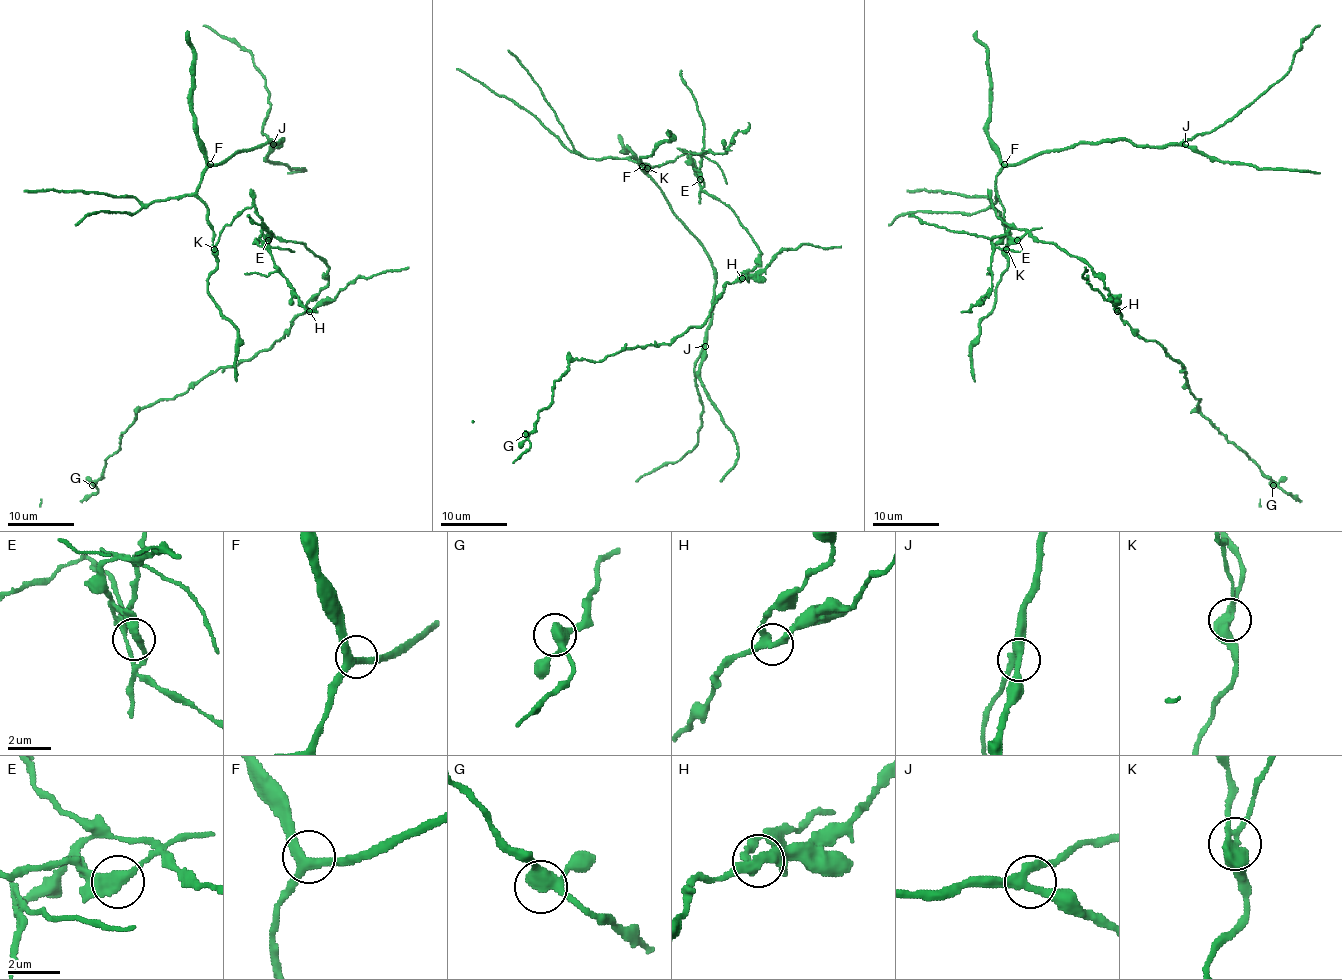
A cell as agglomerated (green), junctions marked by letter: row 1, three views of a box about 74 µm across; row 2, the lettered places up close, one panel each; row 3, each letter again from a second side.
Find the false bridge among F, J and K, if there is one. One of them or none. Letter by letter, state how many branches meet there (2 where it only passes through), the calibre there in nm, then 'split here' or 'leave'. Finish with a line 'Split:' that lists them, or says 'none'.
F: branches 3; calibre 320 nm; leave
J: branches 3; calibre 360 nm; leave
K: branches 3; calibre 360 nm; split here
Split: K

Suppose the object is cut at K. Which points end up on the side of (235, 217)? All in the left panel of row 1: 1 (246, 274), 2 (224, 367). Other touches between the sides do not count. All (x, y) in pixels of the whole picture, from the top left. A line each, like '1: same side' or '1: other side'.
1: same side
2: same side

